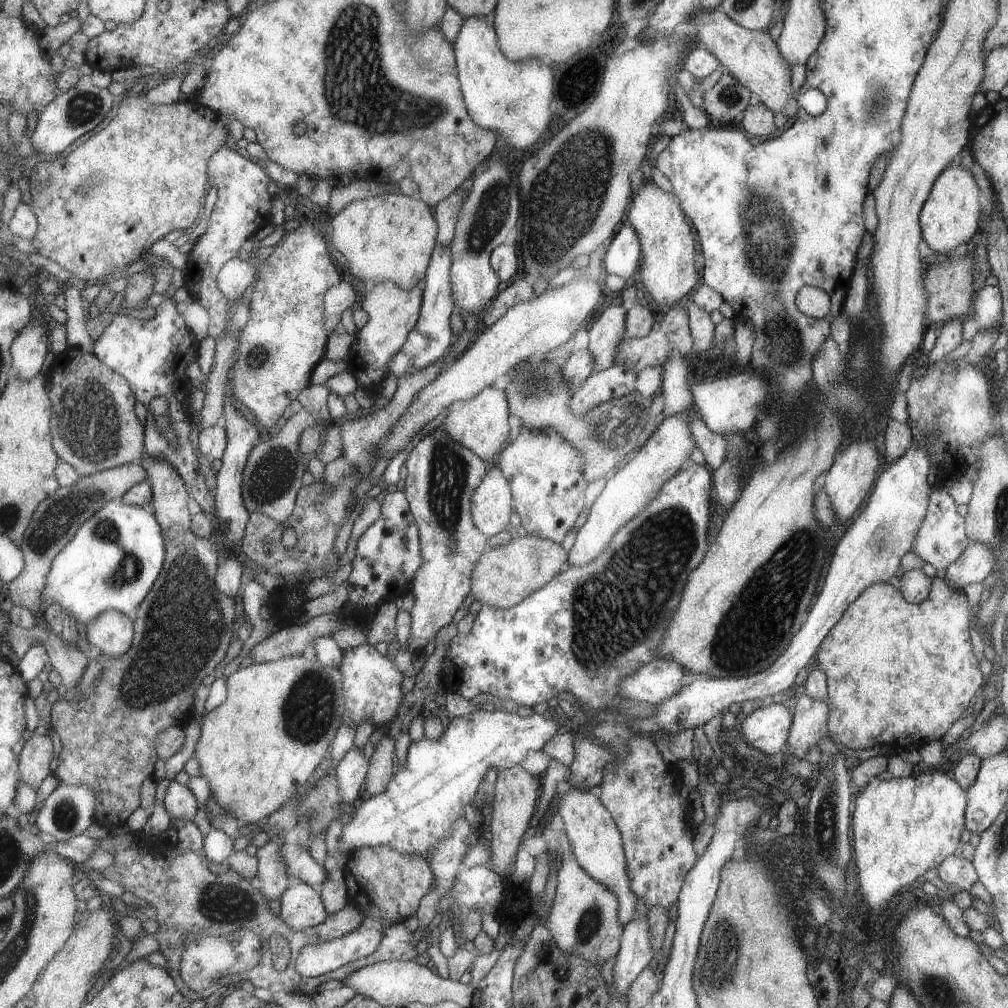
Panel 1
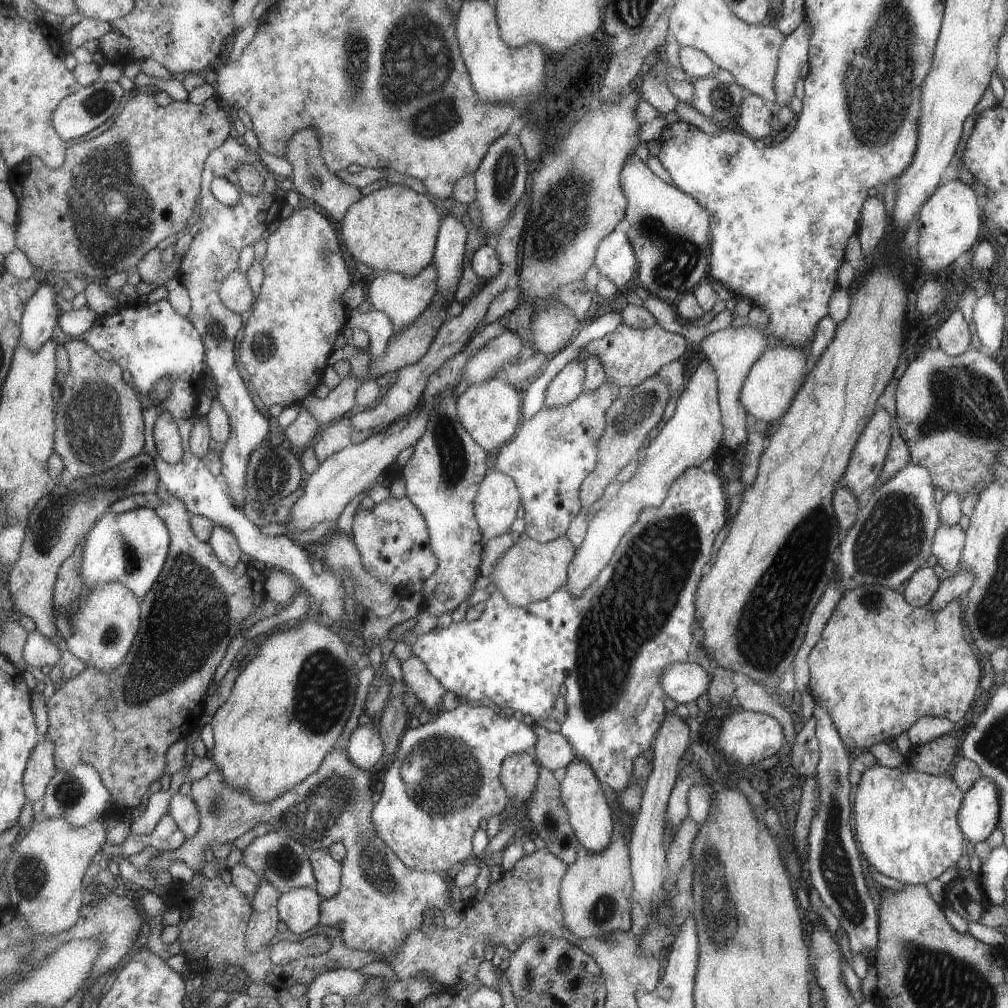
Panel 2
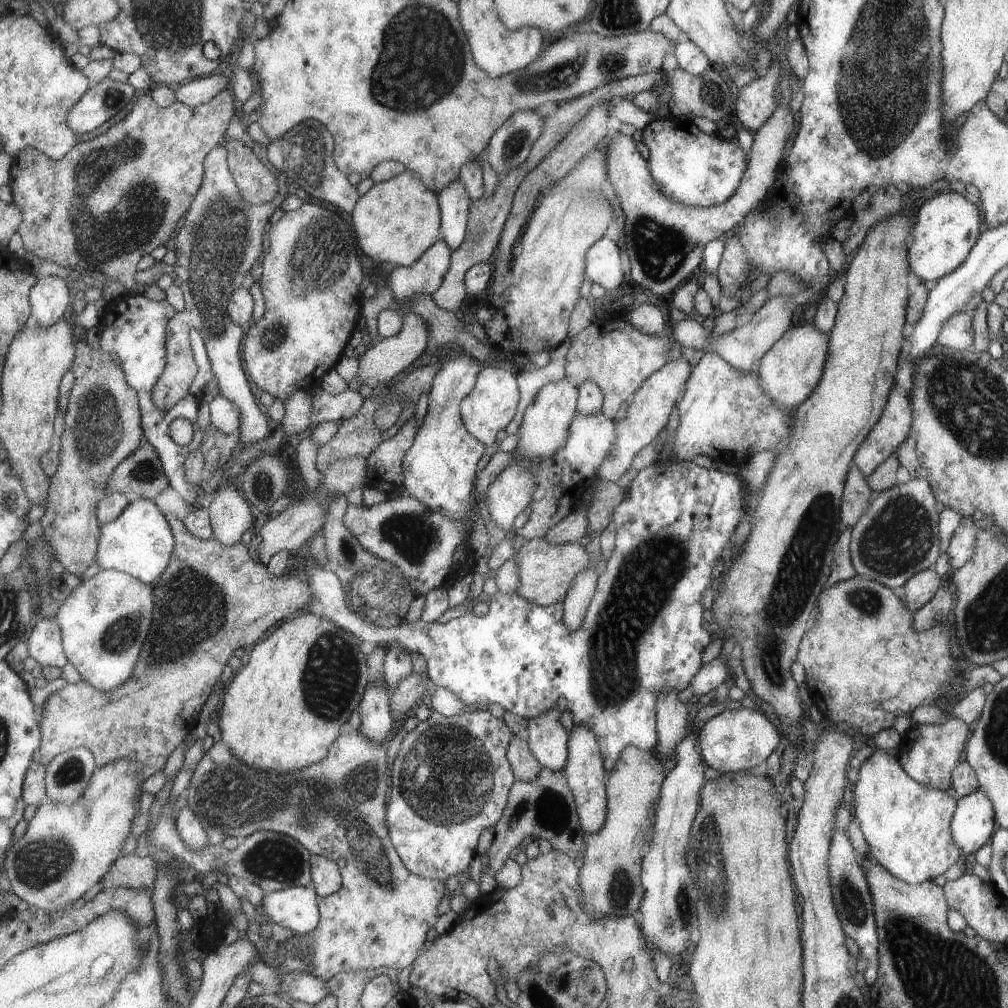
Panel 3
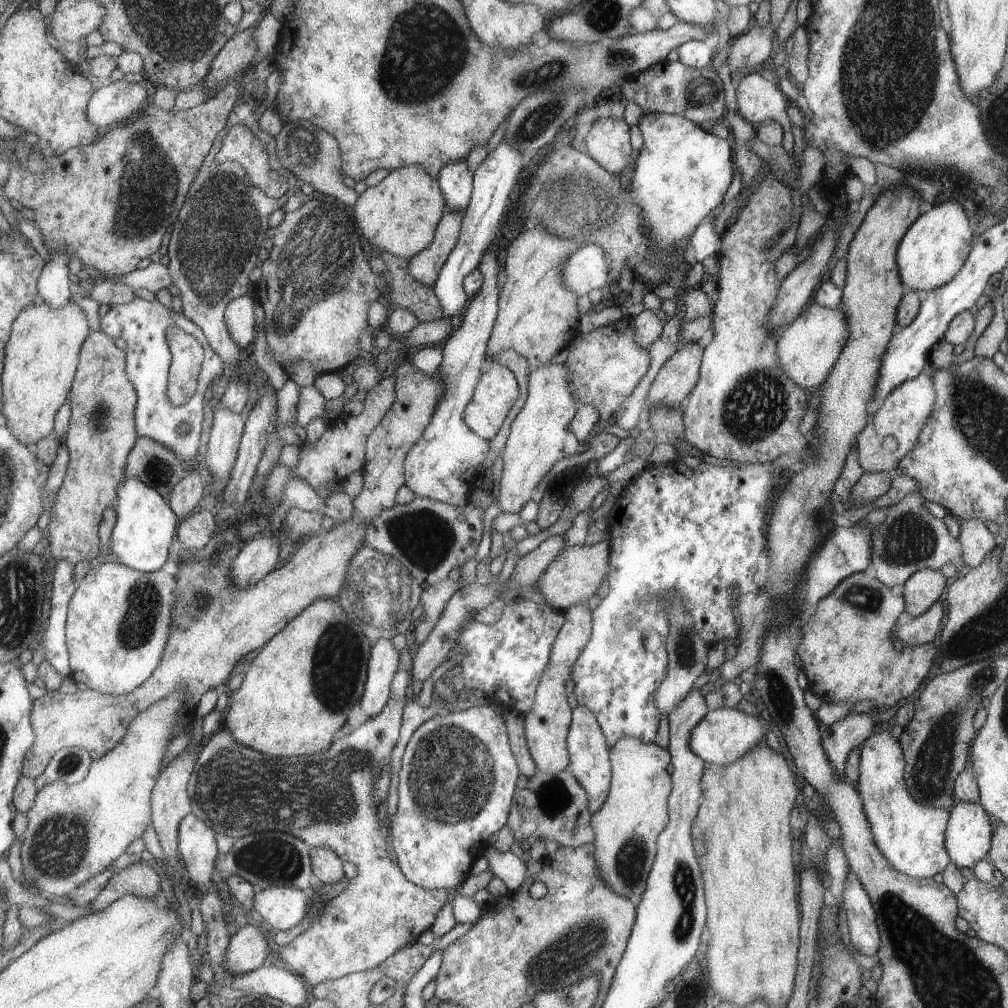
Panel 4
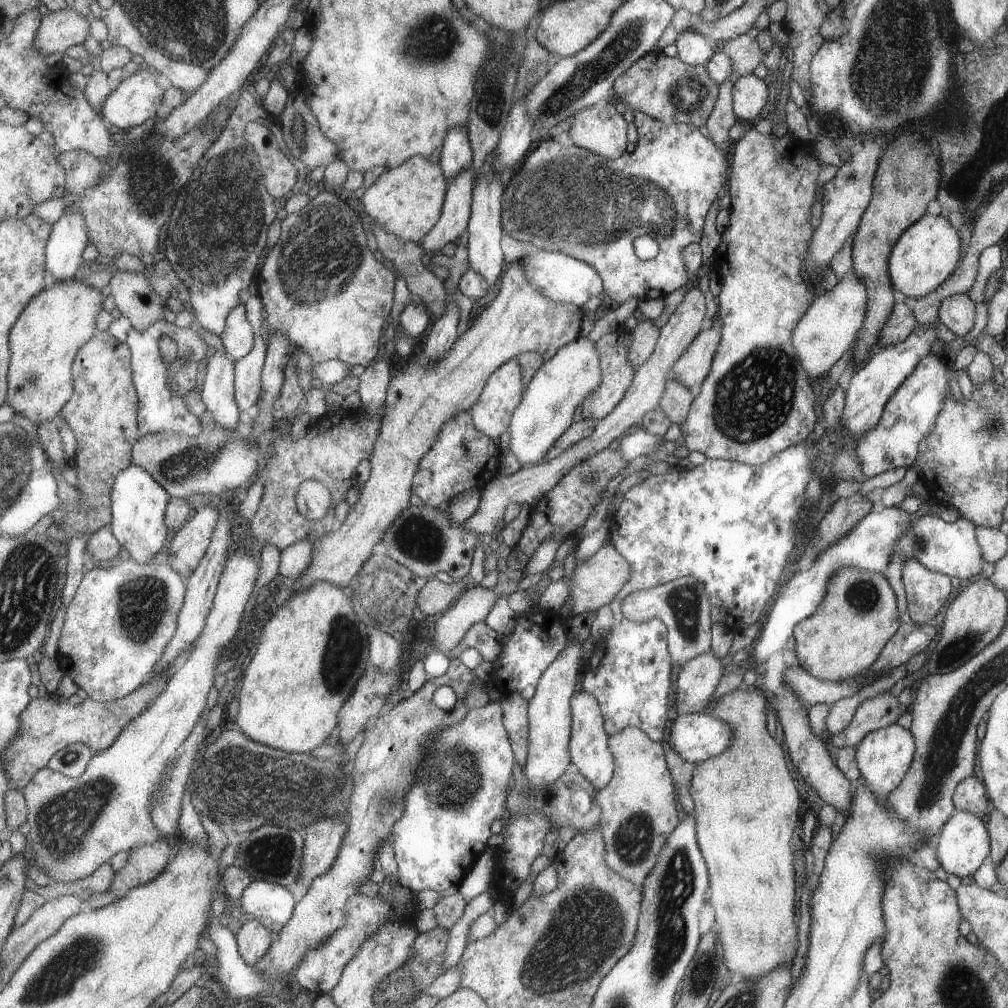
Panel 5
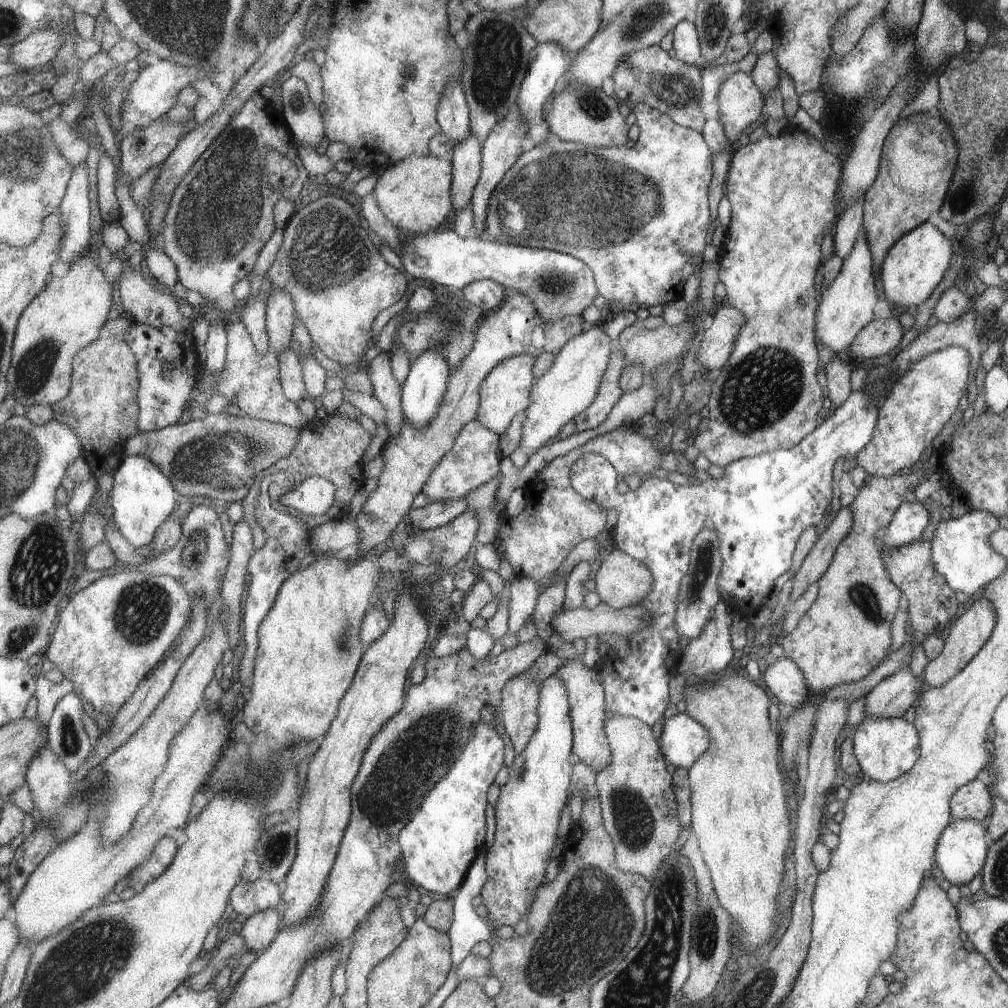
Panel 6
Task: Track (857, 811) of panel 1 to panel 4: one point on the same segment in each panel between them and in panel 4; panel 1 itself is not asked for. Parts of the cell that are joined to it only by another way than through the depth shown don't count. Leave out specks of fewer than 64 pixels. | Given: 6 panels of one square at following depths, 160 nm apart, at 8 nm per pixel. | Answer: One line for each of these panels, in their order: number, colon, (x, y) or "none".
2: (906, 827)
3: (906, 825)
4: (911, 836)

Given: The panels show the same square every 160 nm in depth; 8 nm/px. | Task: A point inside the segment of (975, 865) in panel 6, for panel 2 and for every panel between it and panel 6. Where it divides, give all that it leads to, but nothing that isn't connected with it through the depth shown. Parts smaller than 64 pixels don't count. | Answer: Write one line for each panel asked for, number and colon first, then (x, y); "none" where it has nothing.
2: (978, 814)
3: (973, 819)
4: (968, 830)
5: (962, 845)

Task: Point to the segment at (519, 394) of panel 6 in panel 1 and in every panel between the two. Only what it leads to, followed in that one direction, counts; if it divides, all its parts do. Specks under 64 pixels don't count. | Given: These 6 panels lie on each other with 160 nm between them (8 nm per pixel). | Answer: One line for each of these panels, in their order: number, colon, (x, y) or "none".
1: (480, 424)
2: (489, 411)
3: (487, 410)
4: (497, 390)
5: (502, 391)

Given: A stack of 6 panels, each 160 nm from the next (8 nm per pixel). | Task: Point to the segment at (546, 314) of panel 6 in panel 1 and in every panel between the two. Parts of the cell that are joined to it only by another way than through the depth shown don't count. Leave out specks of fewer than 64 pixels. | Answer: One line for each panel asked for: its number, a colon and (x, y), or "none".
1: (622, 255)
2: (615, 259)
3: (602, 261)
4: (586, 268)
5: (560, 278)

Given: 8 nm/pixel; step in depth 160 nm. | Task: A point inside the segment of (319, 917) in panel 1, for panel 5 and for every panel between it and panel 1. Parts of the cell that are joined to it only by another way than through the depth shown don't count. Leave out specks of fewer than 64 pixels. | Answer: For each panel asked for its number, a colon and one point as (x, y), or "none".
2: (299, 908)
3: (297, 908)
4: (282, 908)
5: (271, 903)

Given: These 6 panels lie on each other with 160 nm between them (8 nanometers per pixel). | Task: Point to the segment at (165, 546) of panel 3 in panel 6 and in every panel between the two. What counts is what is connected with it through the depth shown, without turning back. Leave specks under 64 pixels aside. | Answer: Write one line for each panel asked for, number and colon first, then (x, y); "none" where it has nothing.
4: (146, 525)
5: (139, 501)
6: (143, 497)

